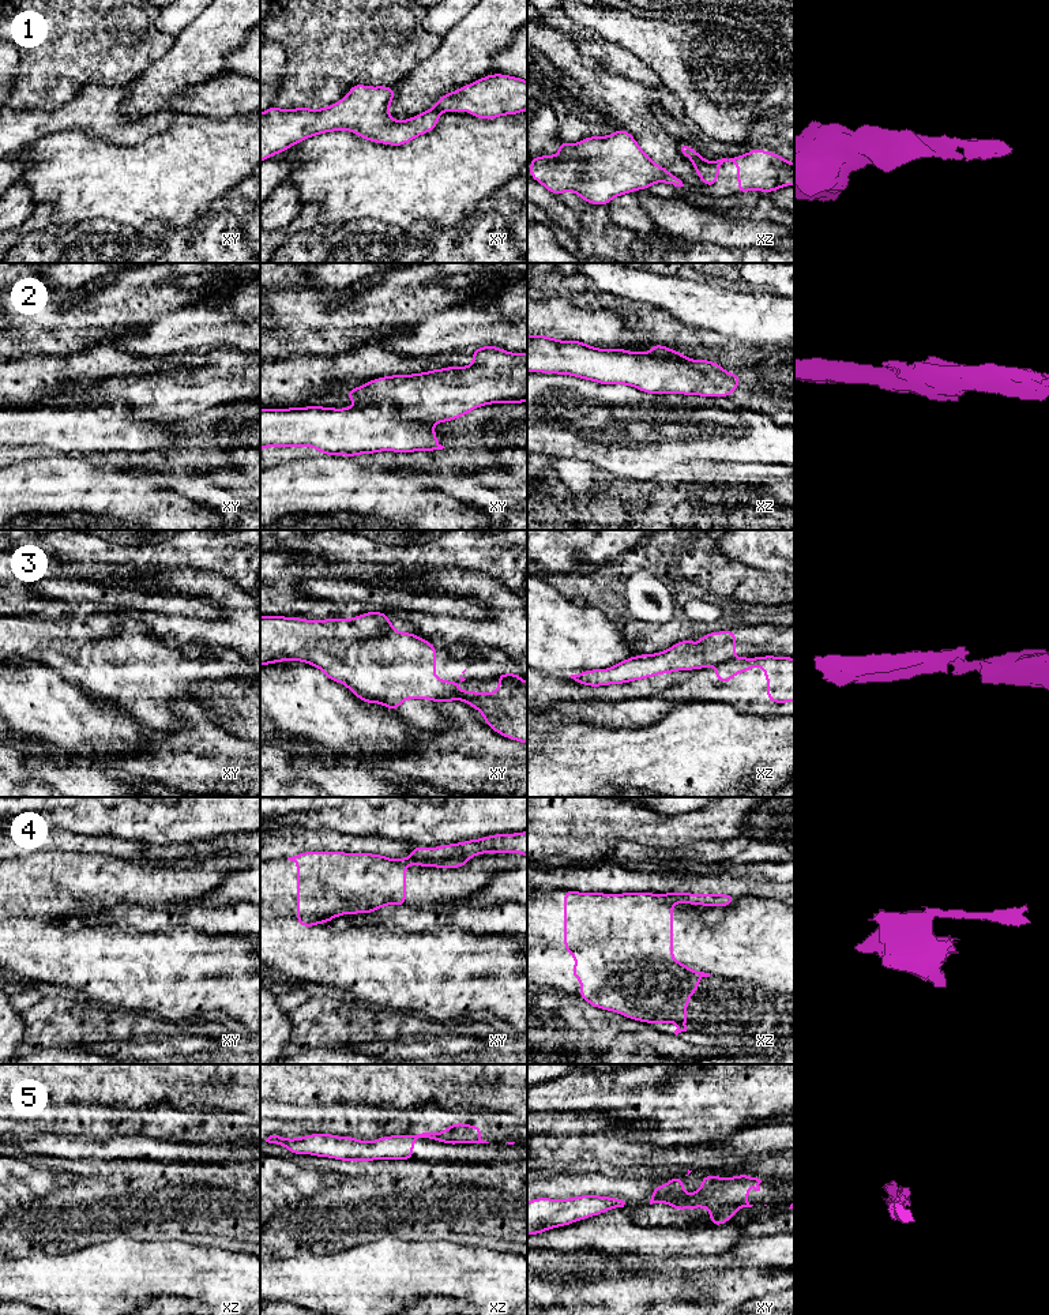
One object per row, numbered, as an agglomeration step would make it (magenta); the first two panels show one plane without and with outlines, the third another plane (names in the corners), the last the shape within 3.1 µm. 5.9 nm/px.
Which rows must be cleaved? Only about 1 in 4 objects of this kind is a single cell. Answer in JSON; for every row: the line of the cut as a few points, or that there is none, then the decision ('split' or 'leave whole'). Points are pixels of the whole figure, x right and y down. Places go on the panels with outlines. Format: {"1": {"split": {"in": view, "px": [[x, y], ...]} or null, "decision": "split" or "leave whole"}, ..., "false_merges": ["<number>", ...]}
{"1": {"split": null, "decision": "leave whole"}, "2": {"split": {"in": "xy", "px": [[368, 401], [391, 399], [401, 416], [431, 424]]}, "decision": "split"}, "3": {"split": {"in": "xz", "px": [[732, 658], [718, 665]]}, "decision": "split"}, "4": {"split": {"in": "xz", "px": [[664, 894], [672, 904]]}, "decision": "split"}, "5": {"split": {"in": "xy", "px": [[683, 1195], [673, 1206]]}, "decision": "split"}, "false_merges": ["2", "3", "4", "5"]}

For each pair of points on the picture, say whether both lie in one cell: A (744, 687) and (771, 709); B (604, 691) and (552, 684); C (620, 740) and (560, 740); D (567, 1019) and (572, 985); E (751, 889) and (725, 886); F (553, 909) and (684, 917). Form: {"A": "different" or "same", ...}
{"A": "same", "B": "same", "C": "same", "D": "different", "E": "same", "F": "same"}

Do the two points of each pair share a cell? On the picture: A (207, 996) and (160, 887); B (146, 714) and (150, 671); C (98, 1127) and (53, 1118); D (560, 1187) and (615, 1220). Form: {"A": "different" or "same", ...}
{"A": "same", "B": "same", "C": "same", "D": "different"}

